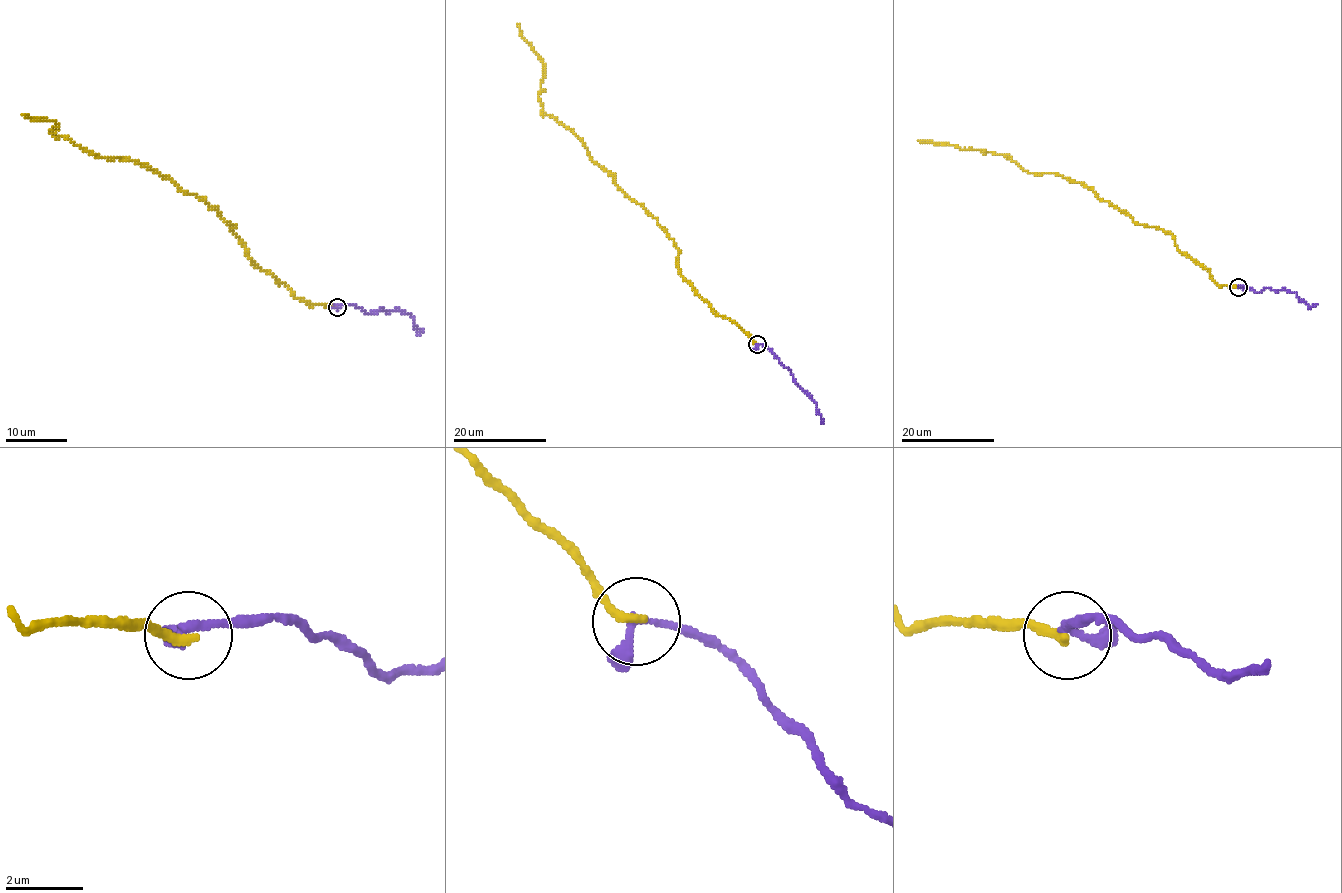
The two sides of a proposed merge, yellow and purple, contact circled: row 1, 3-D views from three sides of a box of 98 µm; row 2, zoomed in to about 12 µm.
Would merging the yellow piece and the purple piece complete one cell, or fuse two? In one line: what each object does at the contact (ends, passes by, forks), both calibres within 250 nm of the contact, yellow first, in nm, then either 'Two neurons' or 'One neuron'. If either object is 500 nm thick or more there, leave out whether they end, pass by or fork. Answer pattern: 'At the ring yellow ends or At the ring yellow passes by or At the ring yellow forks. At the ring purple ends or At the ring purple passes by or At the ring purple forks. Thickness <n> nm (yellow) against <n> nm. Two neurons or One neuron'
At the ring yellow ends. At the ring purple passes by. Thickness 280 nm (yellow) against 200 nm. One neuron

